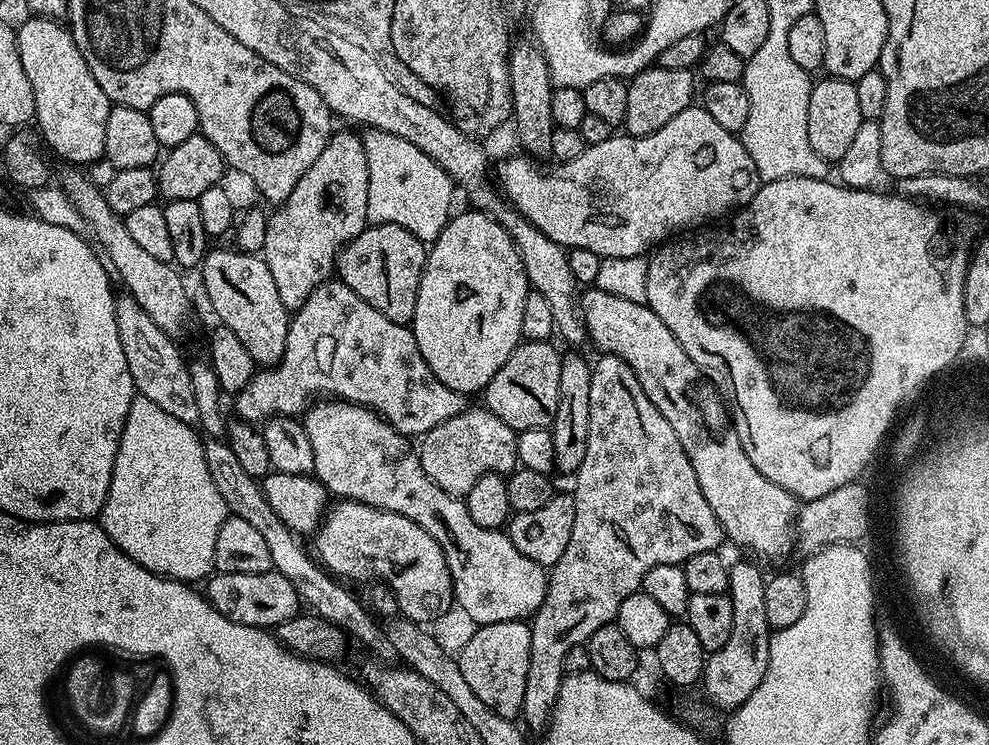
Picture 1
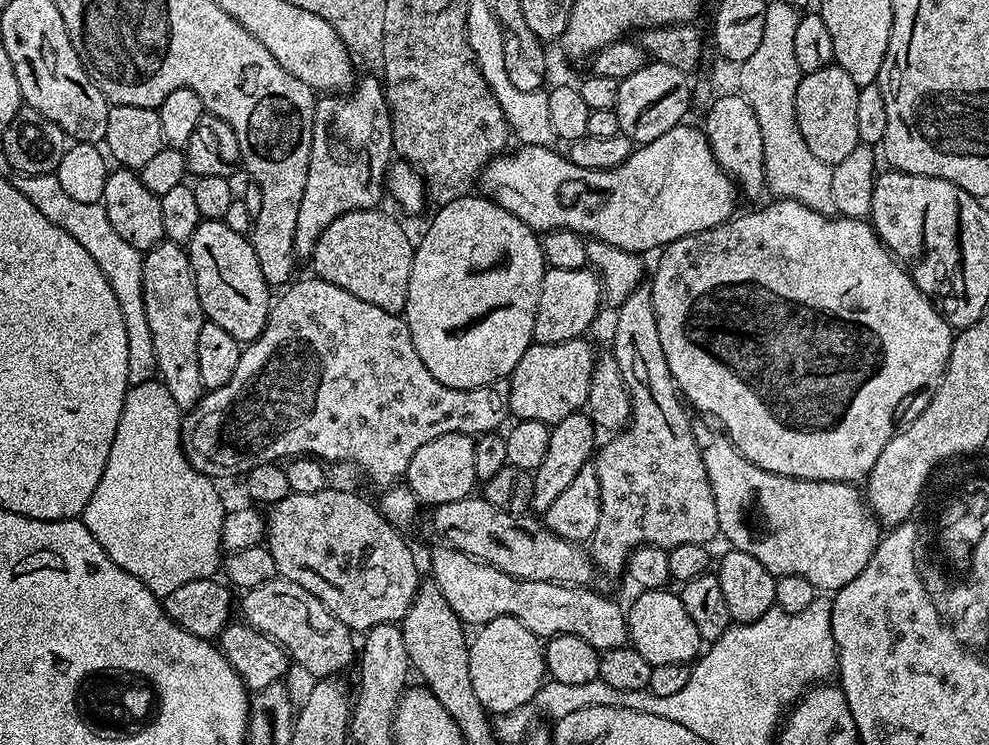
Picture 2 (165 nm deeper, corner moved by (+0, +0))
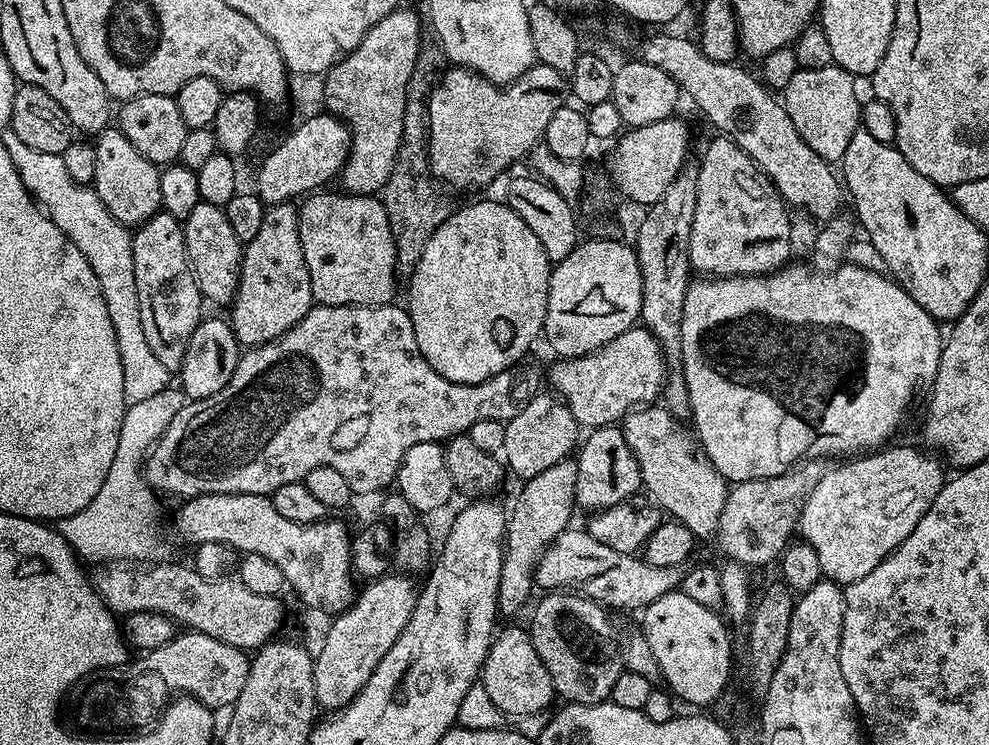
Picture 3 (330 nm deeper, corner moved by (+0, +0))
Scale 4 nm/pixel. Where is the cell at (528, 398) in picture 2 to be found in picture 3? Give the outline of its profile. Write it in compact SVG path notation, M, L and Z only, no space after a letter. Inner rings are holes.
M643 326L627 328L618 338L606 342L598 350L594 350L585 356L570 356L555 361L549 372L546 372L546 380L552 383L551 391L564 401L566 407L572 411L576 423L581 429L591 430L593 428L607 428L623 421L624 417L633 408L651 405L661 399L664 391L664 353L660 351L660 344L650 334L650 330Z

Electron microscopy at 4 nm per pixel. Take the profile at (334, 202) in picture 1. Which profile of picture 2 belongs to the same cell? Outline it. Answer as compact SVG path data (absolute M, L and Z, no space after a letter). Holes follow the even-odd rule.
M376 74L368 75L372 76L364 76L360 81L355 81L357 84L353 92L324 94L317 99L306 190L302 190L302 202L298 202L298 226L294 226L294 251L297 257L311 257L322 230L326 230L326 226L330 226L334 218L342 218L342 214L350 214L354 210L376 208L379 200L385 199L386 171L394 156L392 113L388 111L388 100L384 97L381 77Z

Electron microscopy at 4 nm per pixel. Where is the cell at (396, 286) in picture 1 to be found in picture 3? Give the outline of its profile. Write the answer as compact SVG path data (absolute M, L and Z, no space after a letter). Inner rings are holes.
M343 190L313 191L299 205L302 255L306 258L306 270L310 270L310 290L316 304L326 306L378 306L393 303L396 292L396 247L394 234L390 234L390 218L384 209L383 199L371 196L354 196Z

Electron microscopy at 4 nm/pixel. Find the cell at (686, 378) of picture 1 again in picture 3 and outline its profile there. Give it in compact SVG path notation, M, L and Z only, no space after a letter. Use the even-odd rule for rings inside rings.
M892 446L881 447L859 458L845 459L837 463L840 464L837 468L829 467L818 486L814 486L814 490L805 498L800 512L799 539L814 546L814 554L818 554L818 566L822 566L824 576L841 586L858 582L858 578L866 578L874 566L878 566L898 545L906 542L906 538L910 538L910 530L918 526L922 514L930 510L934 498L938 498L946 482L945 465L935 455L927 451L919 452L916 448L888 447Z

